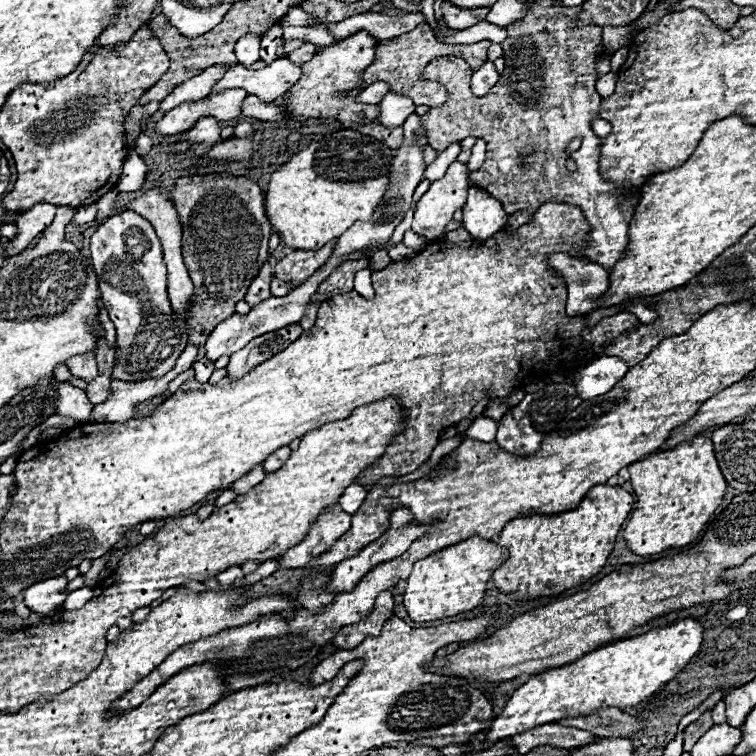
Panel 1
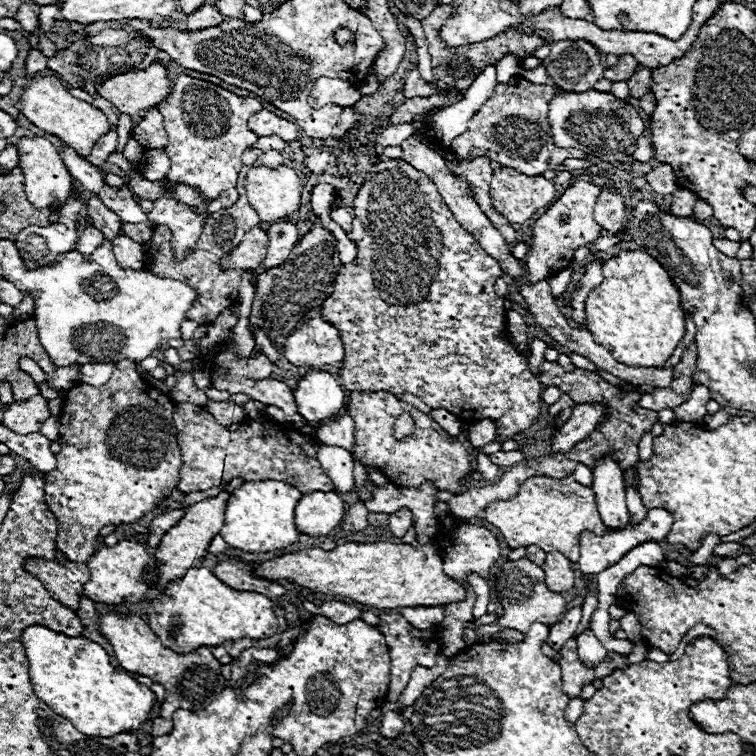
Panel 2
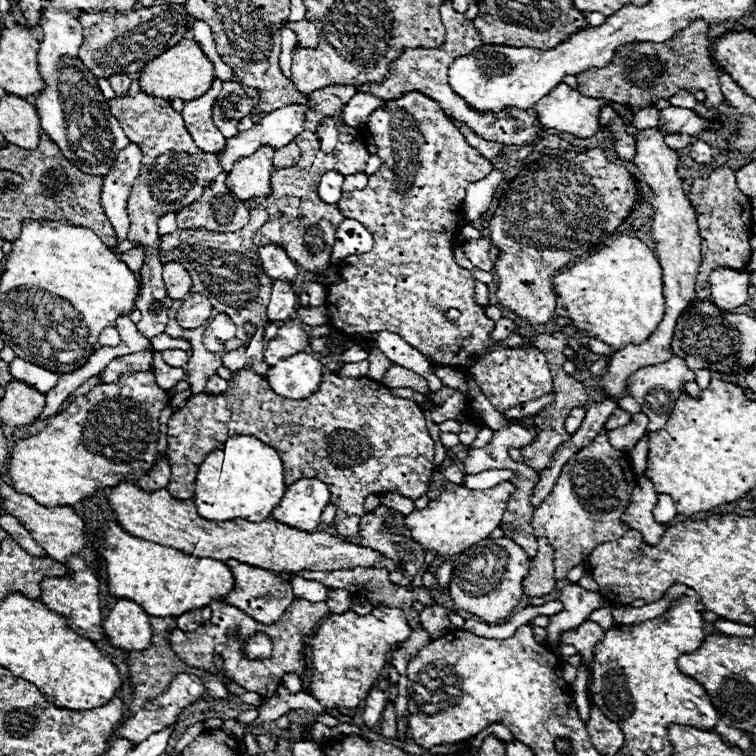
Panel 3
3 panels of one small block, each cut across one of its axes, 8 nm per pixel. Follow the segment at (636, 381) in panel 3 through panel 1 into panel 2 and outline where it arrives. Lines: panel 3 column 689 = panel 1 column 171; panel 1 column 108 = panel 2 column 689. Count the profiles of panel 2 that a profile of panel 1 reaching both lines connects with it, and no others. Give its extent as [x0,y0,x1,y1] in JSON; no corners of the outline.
[674,382,710,422]

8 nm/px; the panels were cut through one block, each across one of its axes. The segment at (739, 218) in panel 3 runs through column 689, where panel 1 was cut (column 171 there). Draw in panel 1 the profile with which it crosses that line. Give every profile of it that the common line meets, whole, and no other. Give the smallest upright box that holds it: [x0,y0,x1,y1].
[170,174,272,346]

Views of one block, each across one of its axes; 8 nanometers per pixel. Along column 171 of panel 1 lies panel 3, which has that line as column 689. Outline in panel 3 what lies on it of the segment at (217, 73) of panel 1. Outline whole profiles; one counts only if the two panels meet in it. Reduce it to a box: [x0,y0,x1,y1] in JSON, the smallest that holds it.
[668,90,698,110]

